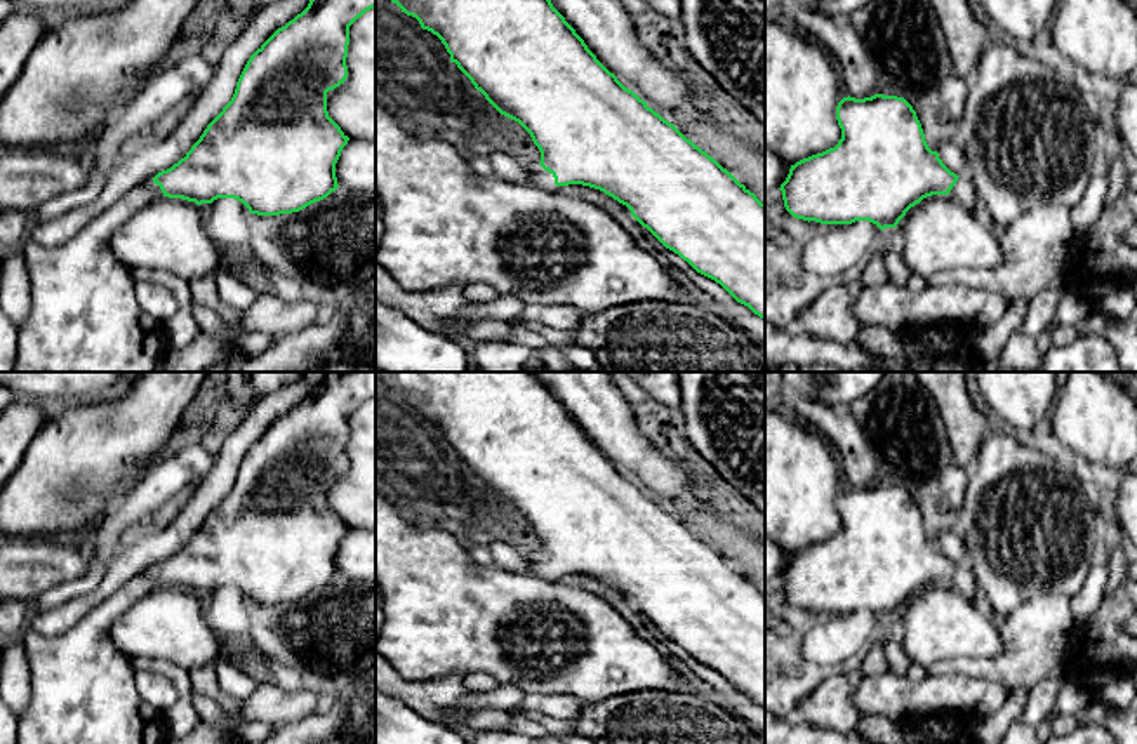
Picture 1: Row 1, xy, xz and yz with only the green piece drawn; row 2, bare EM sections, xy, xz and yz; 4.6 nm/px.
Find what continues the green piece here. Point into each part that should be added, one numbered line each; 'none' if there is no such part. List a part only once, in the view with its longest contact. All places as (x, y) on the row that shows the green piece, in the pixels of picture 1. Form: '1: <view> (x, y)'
1: xz (539, 178)

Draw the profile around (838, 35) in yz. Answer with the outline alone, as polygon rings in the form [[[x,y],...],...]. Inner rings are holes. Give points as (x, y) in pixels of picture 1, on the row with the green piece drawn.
[[[810,9],[795,12],[793,28],[822,45],[847,85],[850,97],[874,96],[876,64],[850,17],[829,17]]]

